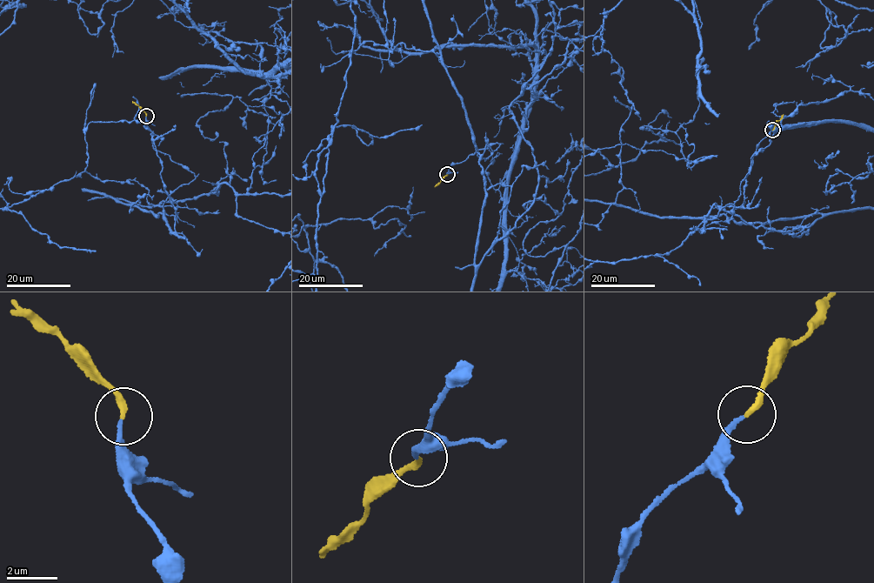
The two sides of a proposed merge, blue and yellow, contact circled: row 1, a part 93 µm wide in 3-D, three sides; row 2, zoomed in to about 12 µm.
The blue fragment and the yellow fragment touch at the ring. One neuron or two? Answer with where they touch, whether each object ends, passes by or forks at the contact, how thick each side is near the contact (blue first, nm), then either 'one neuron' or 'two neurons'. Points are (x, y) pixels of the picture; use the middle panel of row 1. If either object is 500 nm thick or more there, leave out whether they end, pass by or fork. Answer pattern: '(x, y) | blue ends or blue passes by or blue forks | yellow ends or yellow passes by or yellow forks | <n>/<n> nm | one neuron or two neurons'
(447, 174) | blue ends | yellow ends | 170/240 nm | one neuron

